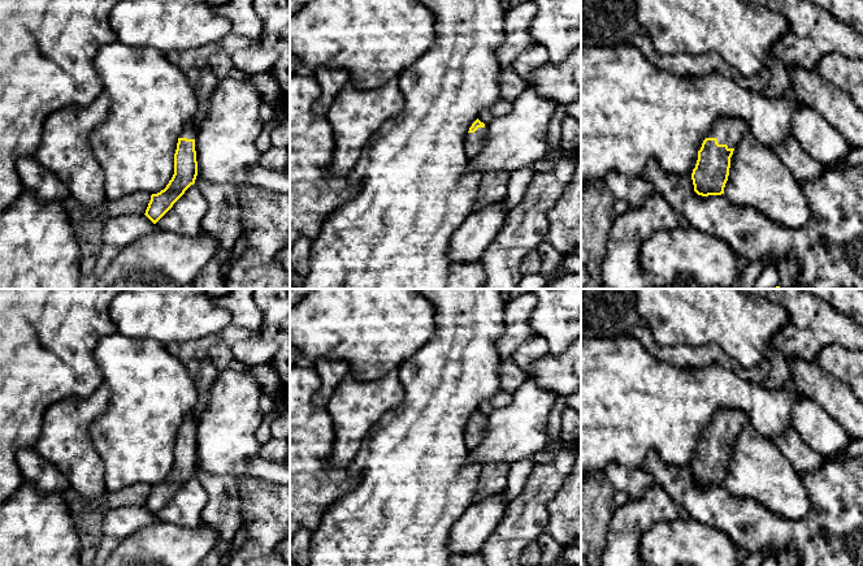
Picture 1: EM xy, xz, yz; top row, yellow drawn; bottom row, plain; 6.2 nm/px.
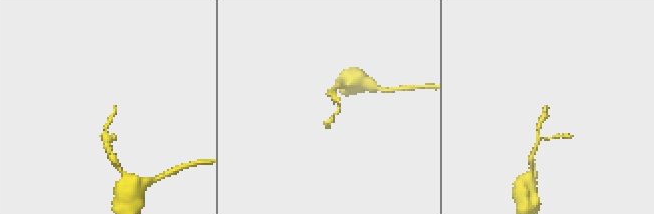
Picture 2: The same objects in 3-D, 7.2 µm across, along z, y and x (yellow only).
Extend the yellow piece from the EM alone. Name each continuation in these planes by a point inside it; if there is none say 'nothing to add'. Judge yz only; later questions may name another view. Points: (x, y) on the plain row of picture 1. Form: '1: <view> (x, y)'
1: yz (727, 422)

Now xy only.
1: xy (189, 423)

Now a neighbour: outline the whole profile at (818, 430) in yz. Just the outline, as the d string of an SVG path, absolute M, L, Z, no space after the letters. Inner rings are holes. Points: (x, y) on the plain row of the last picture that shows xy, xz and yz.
M805 394L793 407L793 429L825 461L840 459L851 440L838 423Z

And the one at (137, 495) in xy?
M142 483L125 487L116 492L107 492L105 509L144 506L149 492L151 487Z

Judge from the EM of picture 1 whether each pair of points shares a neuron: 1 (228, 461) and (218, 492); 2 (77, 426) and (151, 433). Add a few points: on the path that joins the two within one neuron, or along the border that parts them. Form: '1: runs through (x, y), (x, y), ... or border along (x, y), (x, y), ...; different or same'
1: border along (196, 467), (208, 474), (233, 475), (238, 480); different
2: border along (108, 404), (89, 430), (98, 456); different

